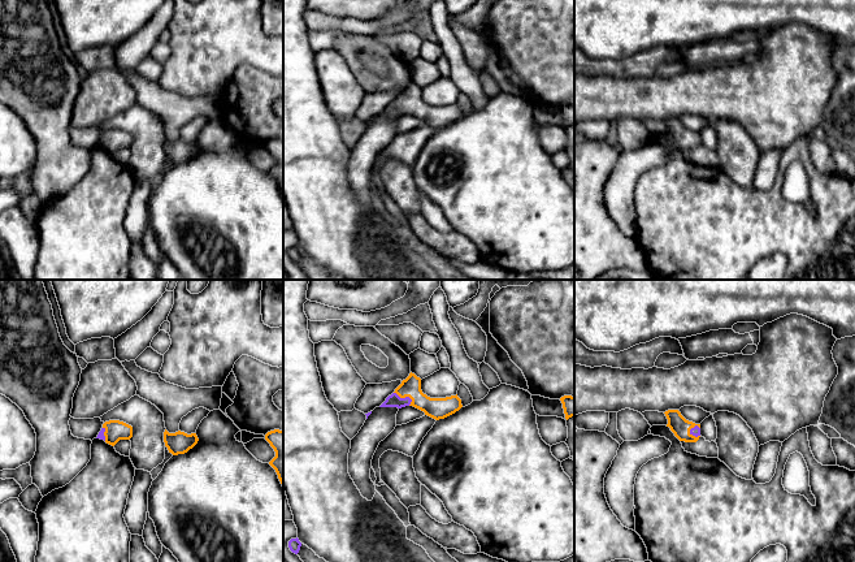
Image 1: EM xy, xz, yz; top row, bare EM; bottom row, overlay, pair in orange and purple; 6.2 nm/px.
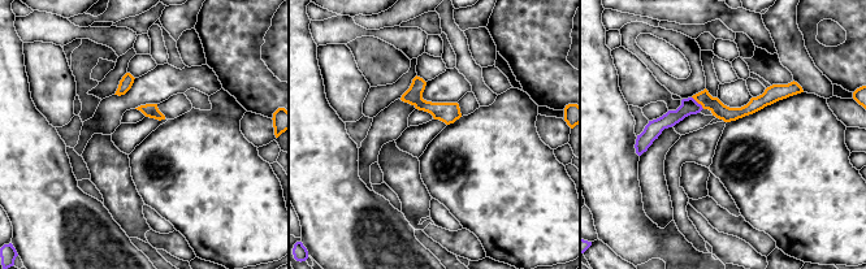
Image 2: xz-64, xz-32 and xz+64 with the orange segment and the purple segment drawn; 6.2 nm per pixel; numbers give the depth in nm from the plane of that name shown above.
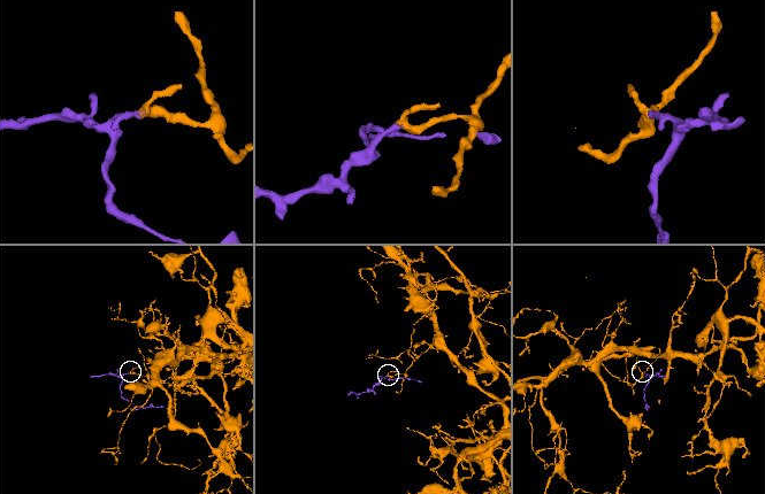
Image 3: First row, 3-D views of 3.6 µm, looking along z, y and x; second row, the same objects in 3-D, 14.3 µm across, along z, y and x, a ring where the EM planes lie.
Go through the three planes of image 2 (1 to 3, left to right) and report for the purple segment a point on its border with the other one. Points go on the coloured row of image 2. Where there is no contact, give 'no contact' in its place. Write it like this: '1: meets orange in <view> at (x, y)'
1: no contact
2: no contact
3: meets orange in xz+64 at (698, 103)

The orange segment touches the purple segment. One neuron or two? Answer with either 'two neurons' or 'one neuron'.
one neuron

